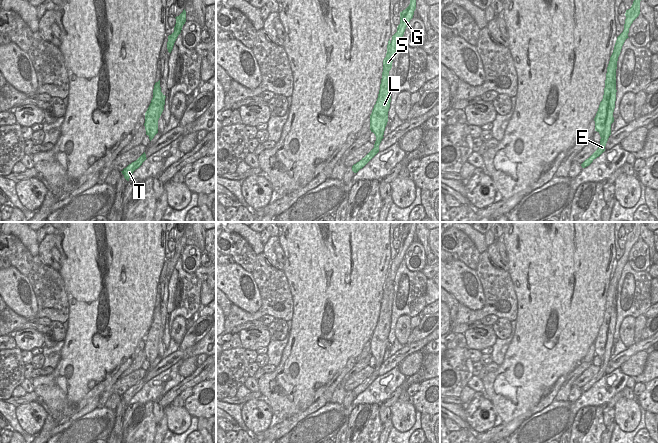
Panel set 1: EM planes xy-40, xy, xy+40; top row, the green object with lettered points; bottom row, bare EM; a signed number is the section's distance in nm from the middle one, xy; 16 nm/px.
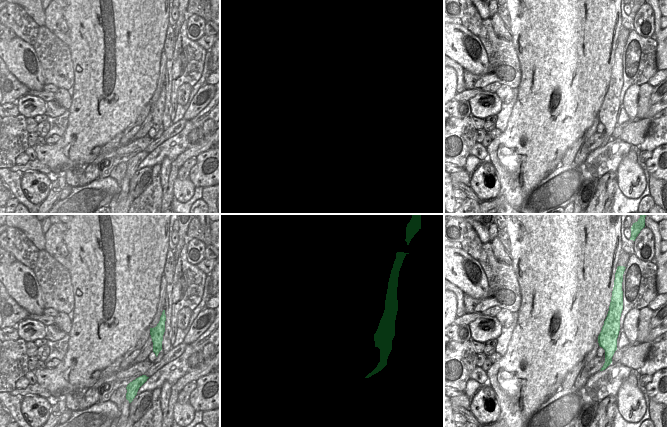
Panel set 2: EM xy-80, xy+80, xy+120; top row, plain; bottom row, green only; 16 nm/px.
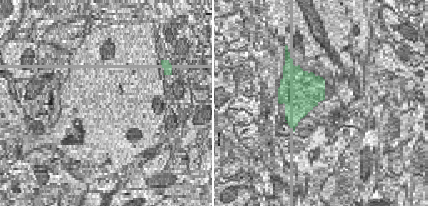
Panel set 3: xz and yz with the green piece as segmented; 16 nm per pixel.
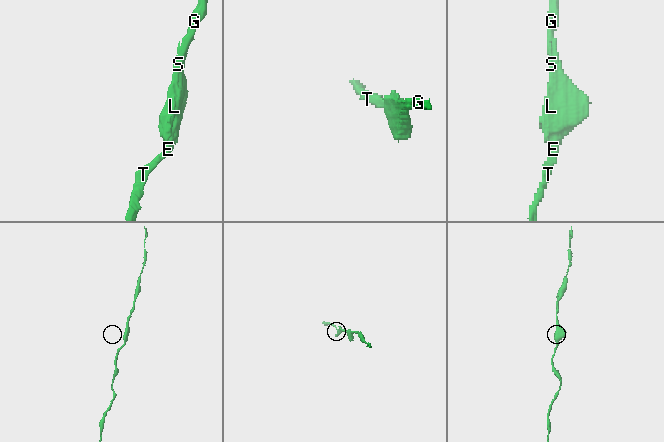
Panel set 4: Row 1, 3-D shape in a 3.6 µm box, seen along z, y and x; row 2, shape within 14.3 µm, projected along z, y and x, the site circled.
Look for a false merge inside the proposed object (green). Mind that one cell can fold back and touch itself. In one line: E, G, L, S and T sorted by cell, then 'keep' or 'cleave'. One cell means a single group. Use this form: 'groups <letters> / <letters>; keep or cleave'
groups E G L S T; keep

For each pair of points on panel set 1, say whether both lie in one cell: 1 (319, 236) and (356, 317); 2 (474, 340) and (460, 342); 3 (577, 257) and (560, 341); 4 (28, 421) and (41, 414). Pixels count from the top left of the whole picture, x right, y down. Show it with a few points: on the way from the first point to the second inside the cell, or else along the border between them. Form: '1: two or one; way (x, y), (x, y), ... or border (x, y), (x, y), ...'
1: one; way (336, 256), (337, 297)
2: two; border (463, 333), (466, 339), (466, 346)
3: one; way (561, 278), (560, 320)
4: one; way (32, 421), (38, 422), (41, 418)

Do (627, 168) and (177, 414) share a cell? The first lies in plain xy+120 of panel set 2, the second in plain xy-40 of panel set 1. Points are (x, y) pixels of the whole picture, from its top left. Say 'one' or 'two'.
one

